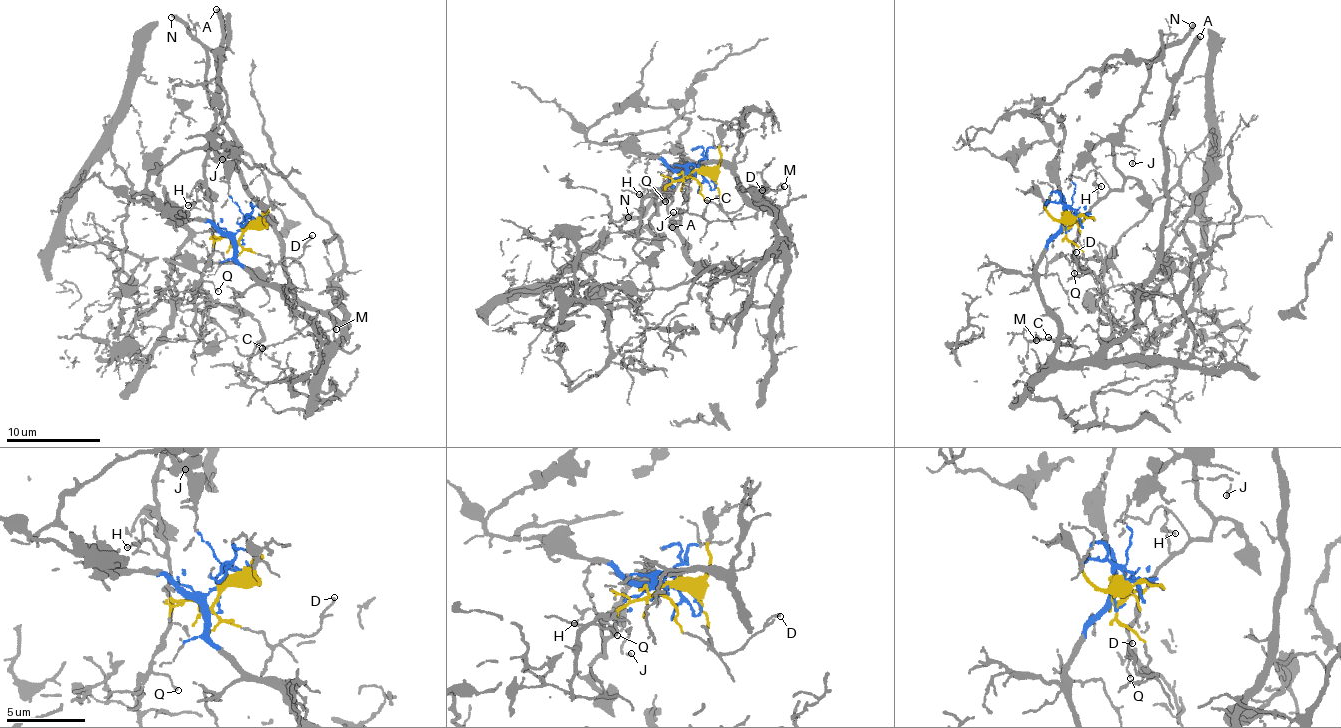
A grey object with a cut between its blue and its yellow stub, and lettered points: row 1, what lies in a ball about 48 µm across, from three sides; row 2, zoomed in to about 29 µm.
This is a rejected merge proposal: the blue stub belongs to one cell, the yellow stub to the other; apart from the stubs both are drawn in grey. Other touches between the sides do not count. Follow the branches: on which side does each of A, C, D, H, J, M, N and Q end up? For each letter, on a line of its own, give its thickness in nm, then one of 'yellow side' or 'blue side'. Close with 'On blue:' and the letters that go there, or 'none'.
A: calibre 460 nm; blue side
C: calibre 110 nm; blue side
D: calibre 120 nm; yellow side
H: calibre 140 nm; yellow side
J: calibre 100 nm; yellow side
M: calibre 100 nm; blue side
N: calibre 320 nm; yellow side
Q: calibre 110 nm; yellow side
On blue: A, C, M

